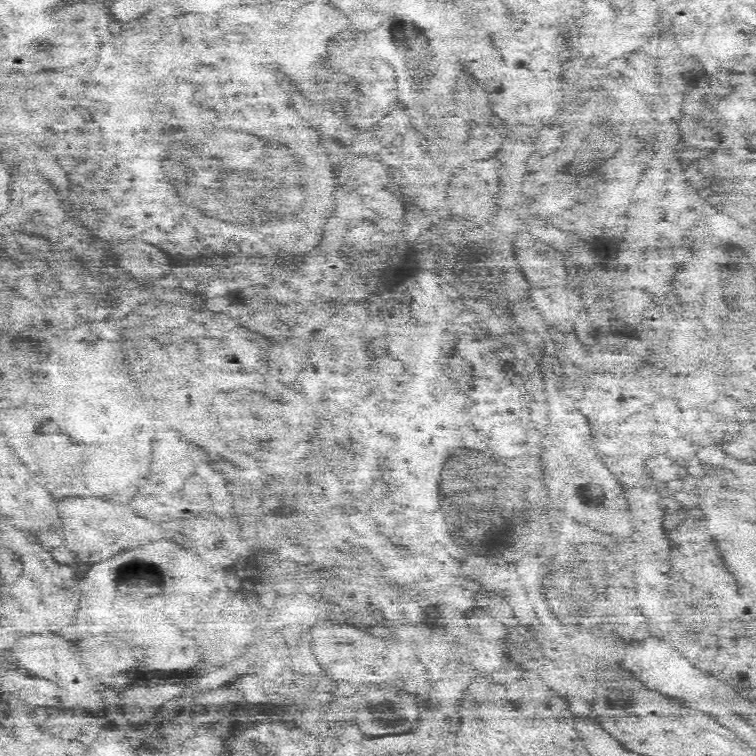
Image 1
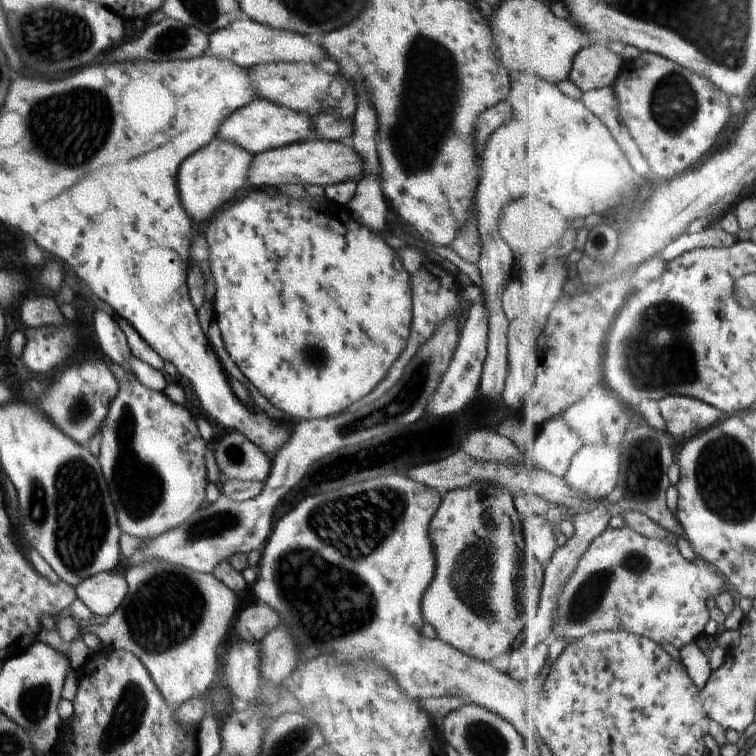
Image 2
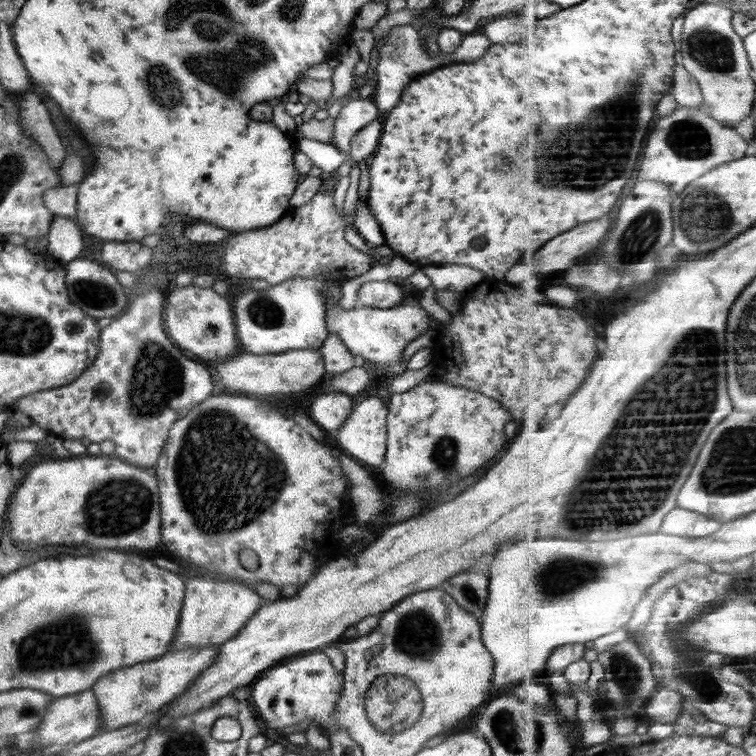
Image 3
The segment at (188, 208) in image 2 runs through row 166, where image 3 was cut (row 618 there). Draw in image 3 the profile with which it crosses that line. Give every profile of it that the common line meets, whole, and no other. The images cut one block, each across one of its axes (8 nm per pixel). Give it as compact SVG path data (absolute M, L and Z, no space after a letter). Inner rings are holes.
M208 575L202 578L190 578L185 583L180 620L170 650L222 645L236 635L260 606L265 604L255 589L246 586L243 582L221 580Z

